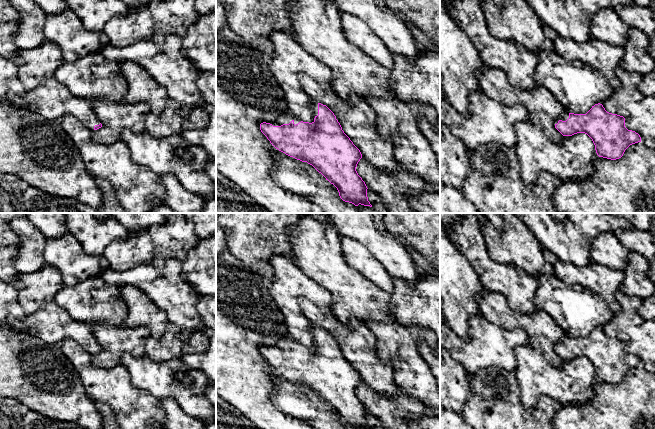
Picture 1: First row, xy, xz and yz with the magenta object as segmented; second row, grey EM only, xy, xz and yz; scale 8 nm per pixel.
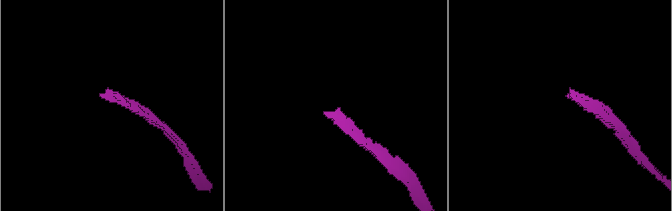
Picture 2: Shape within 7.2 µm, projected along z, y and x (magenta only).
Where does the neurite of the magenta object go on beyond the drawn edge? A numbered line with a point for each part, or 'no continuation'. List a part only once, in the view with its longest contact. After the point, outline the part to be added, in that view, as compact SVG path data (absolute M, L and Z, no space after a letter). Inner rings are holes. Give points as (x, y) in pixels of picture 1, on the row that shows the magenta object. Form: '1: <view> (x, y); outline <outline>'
1: xz (284, 118); outline M288 113L288 114L280 115L275 121L266 122L266 123L270 123L273 126L281 126L283 124L289 124L292 120L294 121L295 125L301 122L300 119L294 117L291 113Z

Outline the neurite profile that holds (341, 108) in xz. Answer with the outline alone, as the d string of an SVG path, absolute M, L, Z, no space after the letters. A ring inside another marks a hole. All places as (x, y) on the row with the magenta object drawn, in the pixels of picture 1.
M304 73L299 74L299 80L311 99L326 105L334 113L344 133L368 162L384 172L397 170L391 138L377 131L375 113L365 100L352 94L347 102L334 90L322 87Z

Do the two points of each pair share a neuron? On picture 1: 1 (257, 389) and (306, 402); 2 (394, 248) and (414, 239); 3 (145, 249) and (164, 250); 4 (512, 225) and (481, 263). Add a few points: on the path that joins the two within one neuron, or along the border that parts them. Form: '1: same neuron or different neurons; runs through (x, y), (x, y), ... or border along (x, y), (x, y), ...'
1: different neurons; border along (272, 371), (271, 402), (284, 413)
2: different neurons; border along (389, 235), (400, 239), (408, 246)
3: different neurons; border along (147, 231), (153, 244), (153, 259), (151, 263)
4: different neurons; border along (481, 232), (490, 257), (494, 261), (510, 265)

